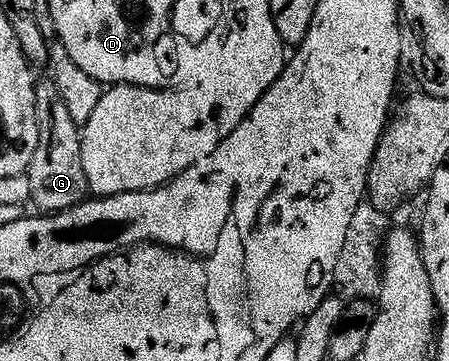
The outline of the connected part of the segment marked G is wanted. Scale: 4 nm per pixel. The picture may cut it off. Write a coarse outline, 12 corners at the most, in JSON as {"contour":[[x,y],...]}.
{"contour":[[56,81],[36,86],[38,150],[27,170],[44,214],[89,199],[81,125]]}

